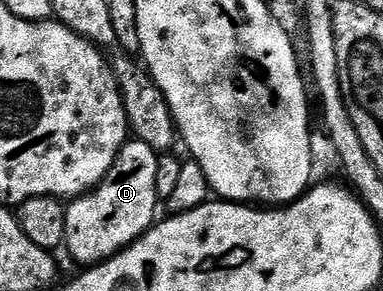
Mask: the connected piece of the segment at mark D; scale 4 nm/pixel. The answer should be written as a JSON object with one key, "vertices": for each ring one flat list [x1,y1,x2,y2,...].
{"vertices":[[137,140,126,141,100,185,66,206,64,250,70,253,72,261,79,262,79,267,89,267,112,254,127,250,154,225,154,213,160,205,156,192,156,164,159,157,159,151,148,148,148,144]]}

